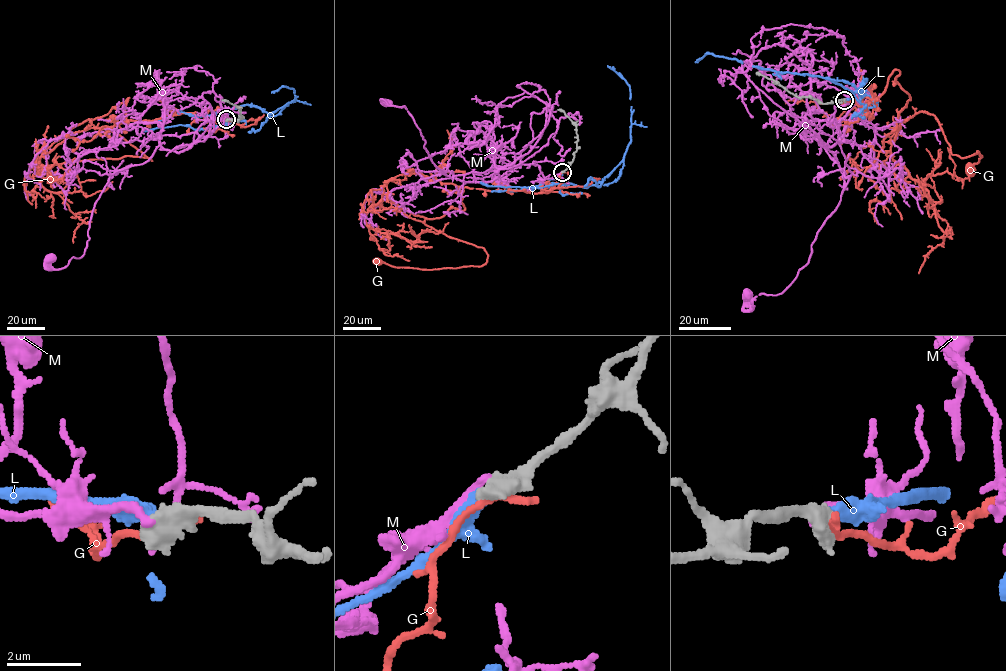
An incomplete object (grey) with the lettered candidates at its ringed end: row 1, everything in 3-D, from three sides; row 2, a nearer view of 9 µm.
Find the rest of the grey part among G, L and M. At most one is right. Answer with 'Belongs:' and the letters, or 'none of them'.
Belongs: L

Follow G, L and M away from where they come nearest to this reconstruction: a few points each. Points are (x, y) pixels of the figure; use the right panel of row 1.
G: (845, 100), (874, 102), (897, 69), (910, 99), (882, 150), (922, 111), (953, 154), (978, 150), (972, 169)
L: (845, 100), (861, 93), (866, 79), (854, 92), (825, 77), (762, 69), (712, 54), (695, 62)
M: (843, 100), (854, 100), (834, 120), (851, 172), (837, 208), (782, 293), (760, 293), (751, 310), (748, 294)

